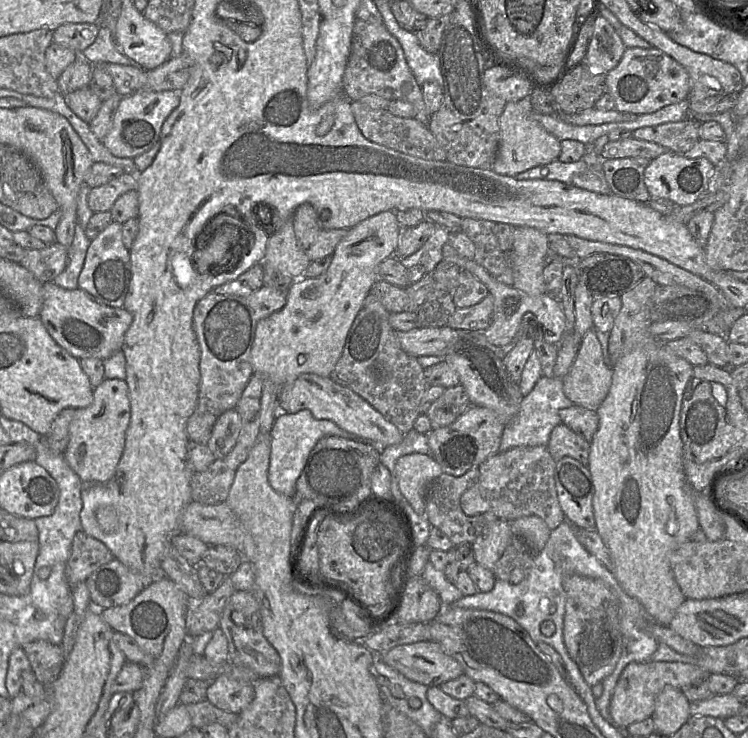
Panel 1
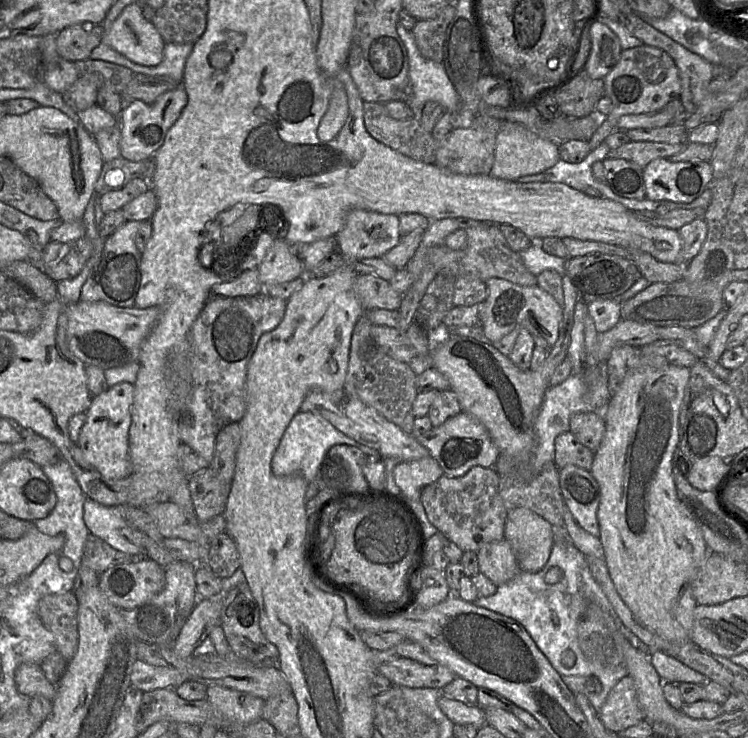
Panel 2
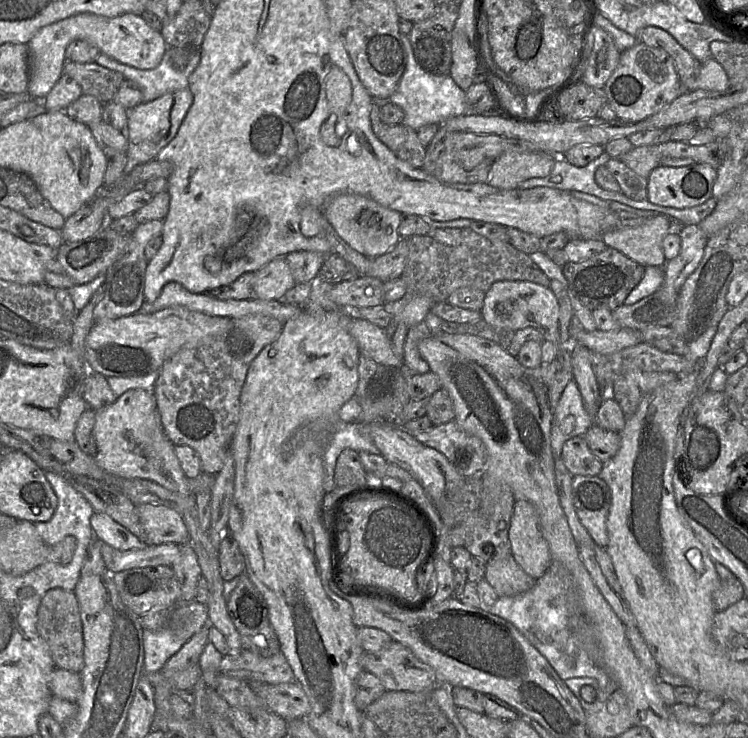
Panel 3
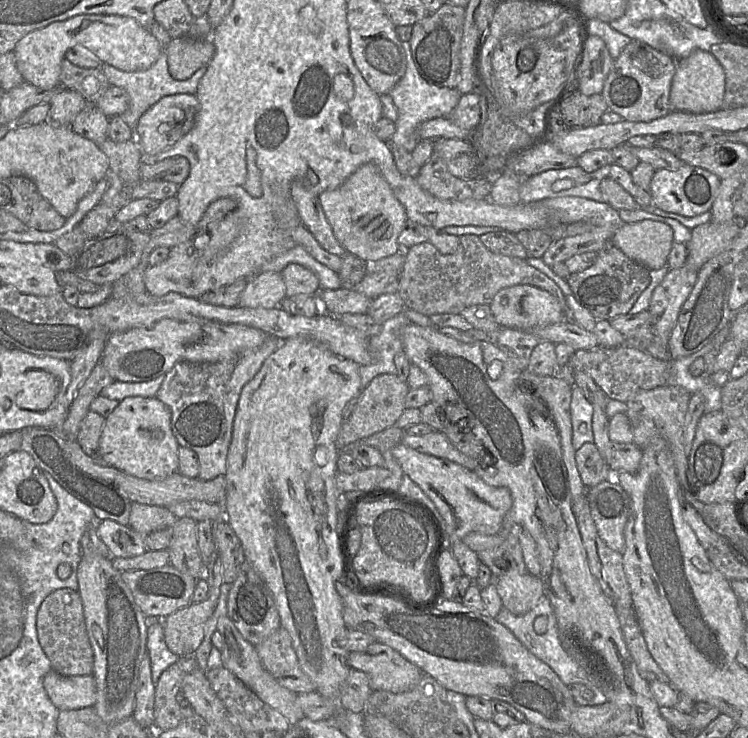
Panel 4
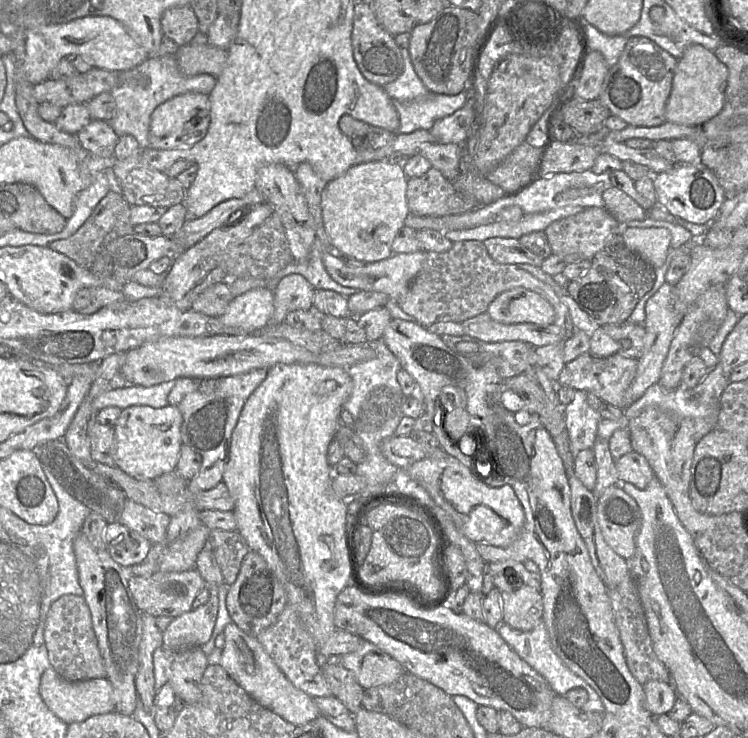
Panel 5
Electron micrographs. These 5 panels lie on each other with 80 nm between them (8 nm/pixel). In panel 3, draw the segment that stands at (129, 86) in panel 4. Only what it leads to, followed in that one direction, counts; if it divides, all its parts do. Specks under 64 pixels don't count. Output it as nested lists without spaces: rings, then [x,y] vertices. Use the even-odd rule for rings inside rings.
[[[169,47],[159,65],[153,69],[138,69],[123,64],[102,52],[99,52],[95,61],[103,67],[120,72],[126,80],[136,82],[143,94],[142,102],[149,102],[168,92],[188,89],[189,76],[198,66],[200,55],[198,51],[192,50],[184,70],[177,70],[173,66]]]

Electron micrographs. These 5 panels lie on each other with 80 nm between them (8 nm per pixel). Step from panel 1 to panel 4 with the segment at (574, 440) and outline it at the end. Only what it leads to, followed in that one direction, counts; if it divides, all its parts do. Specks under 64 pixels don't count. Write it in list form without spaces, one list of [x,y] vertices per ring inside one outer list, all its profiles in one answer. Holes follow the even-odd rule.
[[[585,443],[575,452],[575,461],[581,480],[591,488],[612,477],[611,470],[599,453],[595,443]]]

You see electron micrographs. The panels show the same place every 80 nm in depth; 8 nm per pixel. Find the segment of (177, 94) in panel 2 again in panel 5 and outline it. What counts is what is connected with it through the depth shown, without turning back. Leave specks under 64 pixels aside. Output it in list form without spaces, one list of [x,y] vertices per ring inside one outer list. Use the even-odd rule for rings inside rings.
[[[186,93],[160,104],[151,115],[149,146],[157,150],[189,148],[207,134],[210,115],[209,96],[200,93]]]

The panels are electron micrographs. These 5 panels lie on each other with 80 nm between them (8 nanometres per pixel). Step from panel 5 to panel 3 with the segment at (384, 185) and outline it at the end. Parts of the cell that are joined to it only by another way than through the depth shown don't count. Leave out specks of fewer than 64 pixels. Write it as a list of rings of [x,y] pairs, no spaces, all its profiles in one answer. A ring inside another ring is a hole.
[[[353,193],[335,195],[327,202],[323,213],[338,236],[367,258],[374,259],[387,253],[400,240],[398,228],[403,215],[366,196]]]

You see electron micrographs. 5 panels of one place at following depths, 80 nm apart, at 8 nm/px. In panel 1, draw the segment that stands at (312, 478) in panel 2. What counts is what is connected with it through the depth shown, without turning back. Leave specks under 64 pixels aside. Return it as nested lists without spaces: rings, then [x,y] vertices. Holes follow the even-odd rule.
[[[307,409],[296,413],[279,413],[276,416],[268,433],[271,445],[268,481],[275,491],[286,496],[294,495],[296,482],[306,465],[309,454],[324,436],[339,436],[355,441],[369,442],[343,430],[330,420],[316,419]]]

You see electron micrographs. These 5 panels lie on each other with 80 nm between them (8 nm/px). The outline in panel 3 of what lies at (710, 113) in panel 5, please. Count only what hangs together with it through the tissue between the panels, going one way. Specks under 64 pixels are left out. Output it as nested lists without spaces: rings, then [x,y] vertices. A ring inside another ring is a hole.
[[[713,58],[700,64],[697,77],[690,78],[682,84],[682,92],[702,89],[723,93],[729,88],[730,82],[724,68]]]

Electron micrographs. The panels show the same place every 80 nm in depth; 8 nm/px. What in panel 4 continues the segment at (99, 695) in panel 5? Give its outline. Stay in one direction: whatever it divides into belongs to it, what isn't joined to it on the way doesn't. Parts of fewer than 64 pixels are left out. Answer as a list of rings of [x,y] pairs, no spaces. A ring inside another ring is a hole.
[[[51,670],[45,675],[43,685],[59,711],[93,707],[96,700],[92,675],[64,676]]]

